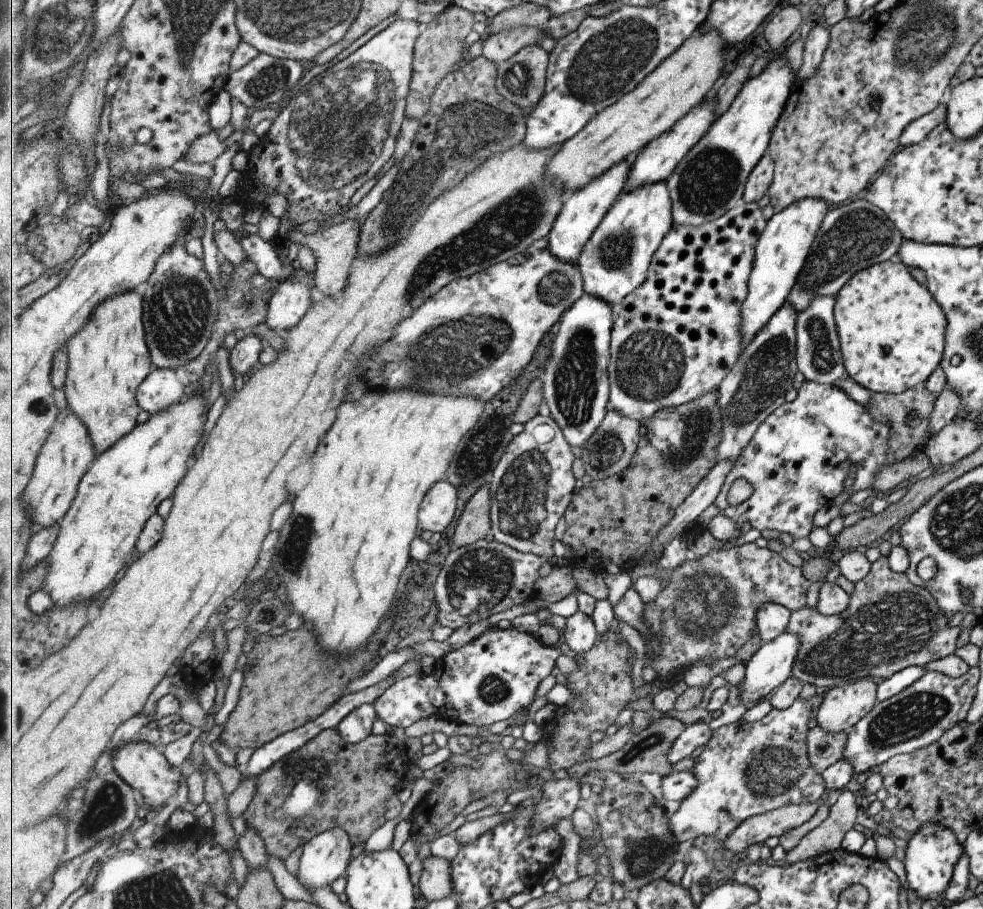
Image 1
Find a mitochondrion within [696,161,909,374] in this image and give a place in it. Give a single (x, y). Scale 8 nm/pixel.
(855, 238)

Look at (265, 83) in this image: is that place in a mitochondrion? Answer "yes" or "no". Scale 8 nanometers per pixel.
yes

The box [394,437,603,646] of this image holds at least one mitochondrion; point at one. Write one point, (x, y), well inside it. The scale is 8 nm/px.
(521, 510)

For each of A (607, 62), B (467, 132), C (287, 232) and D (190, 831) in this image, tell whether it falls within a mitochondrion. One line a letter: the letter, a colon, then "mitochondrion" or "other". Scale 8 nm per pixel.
A: mitochondrion
B: mitochondrion
C: other
D: other

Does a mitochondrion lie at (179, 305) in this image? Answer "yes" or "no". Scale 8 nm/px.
yes

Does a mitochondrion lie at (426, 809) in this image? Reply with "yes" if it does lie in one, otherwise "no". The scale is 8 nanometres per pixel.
no

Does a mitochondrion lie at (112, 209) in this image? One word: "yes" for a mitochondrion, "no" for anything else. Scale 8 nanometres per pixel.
no

